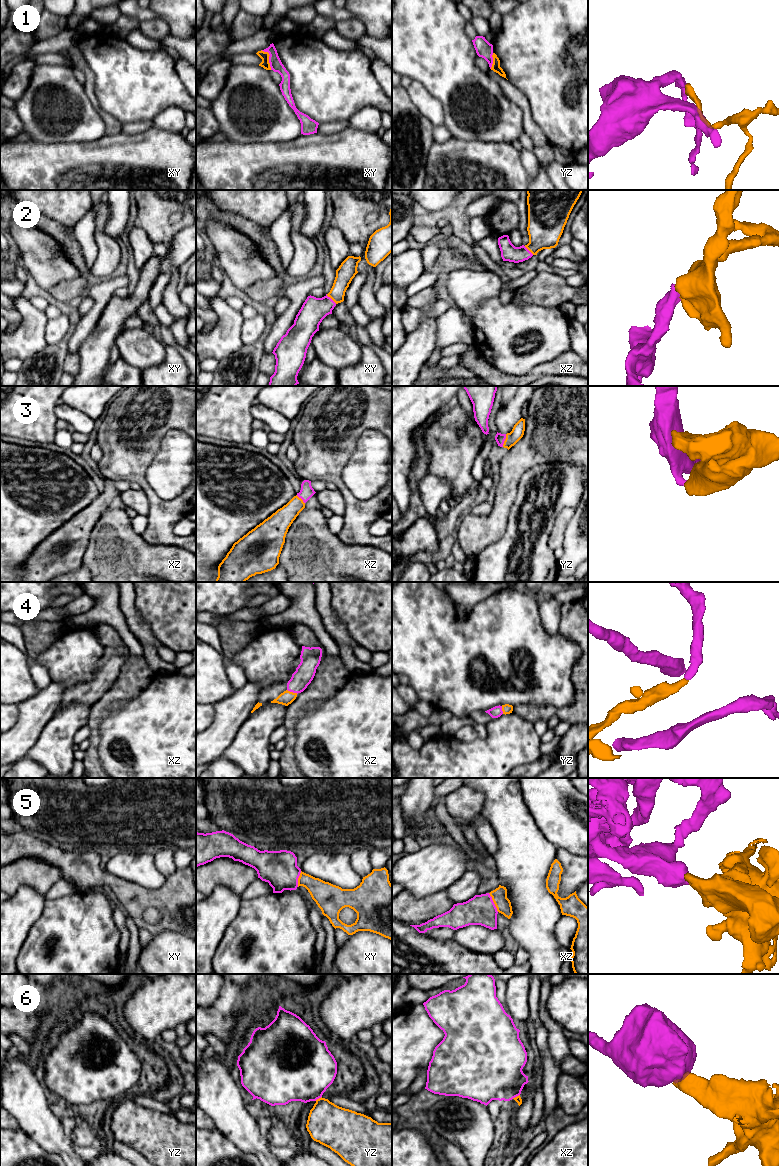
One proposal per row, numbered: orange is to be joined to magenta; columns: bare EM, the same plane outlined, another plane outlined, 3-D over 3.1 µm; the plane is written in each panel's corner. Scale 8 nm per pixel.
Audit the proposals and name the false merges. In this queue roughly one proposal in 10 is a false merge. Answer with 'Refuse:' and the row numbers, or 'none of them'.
Refuse: 6

